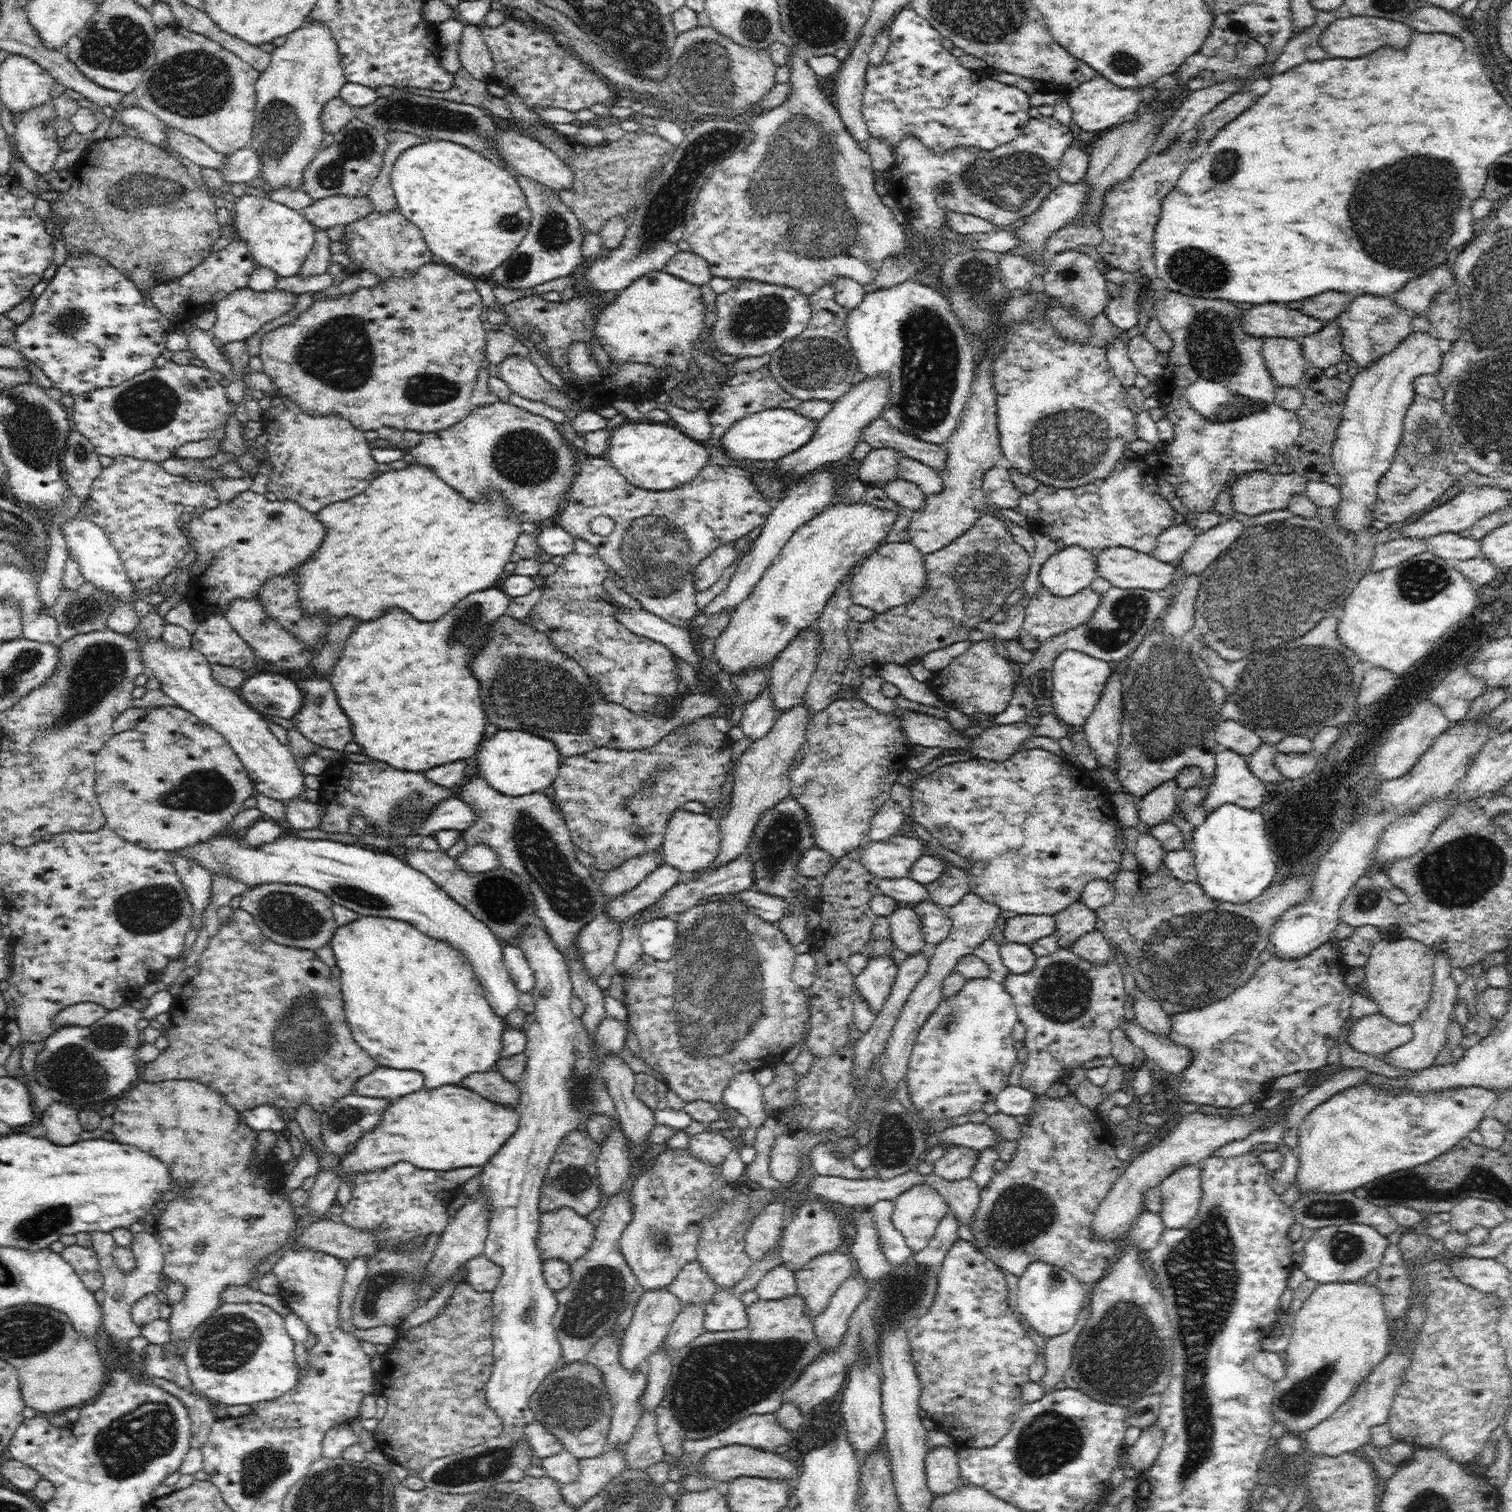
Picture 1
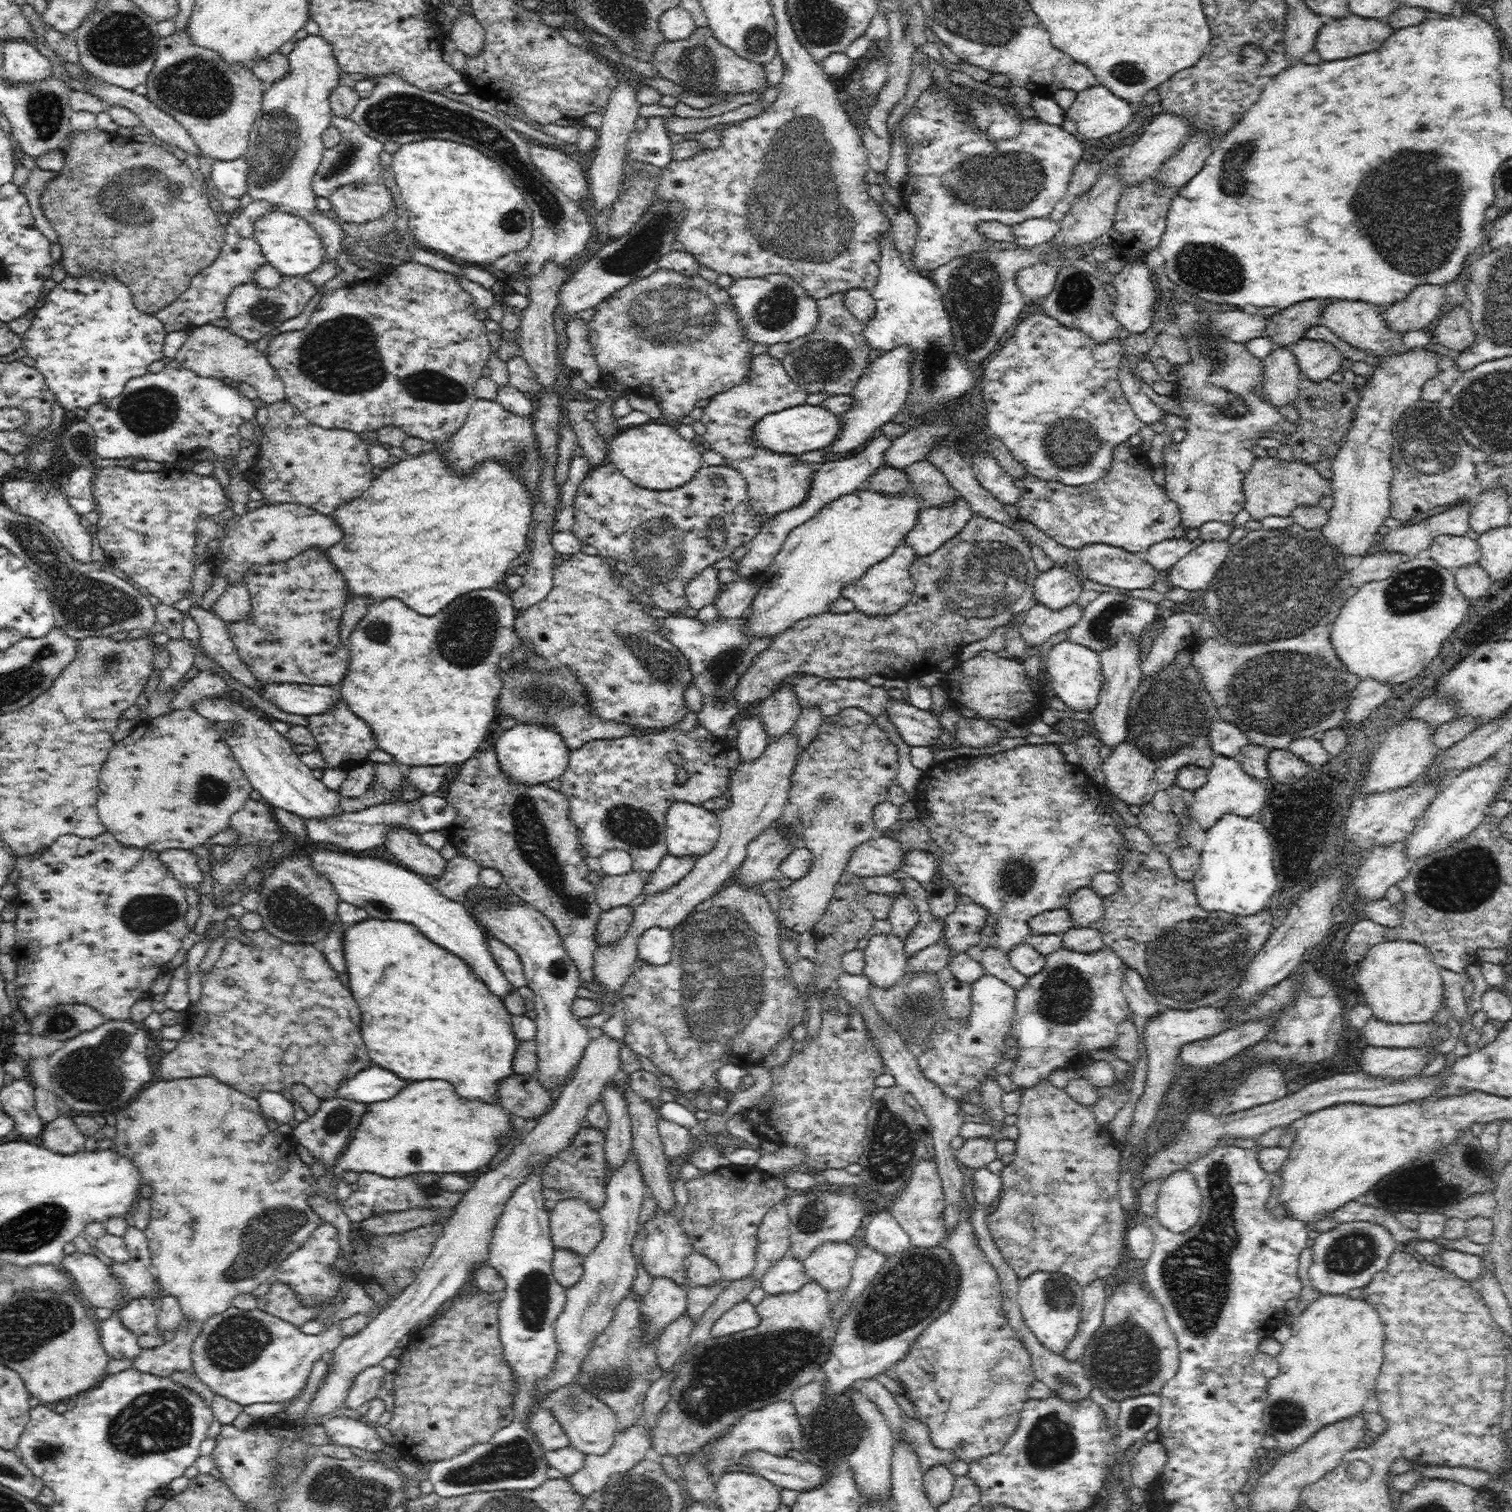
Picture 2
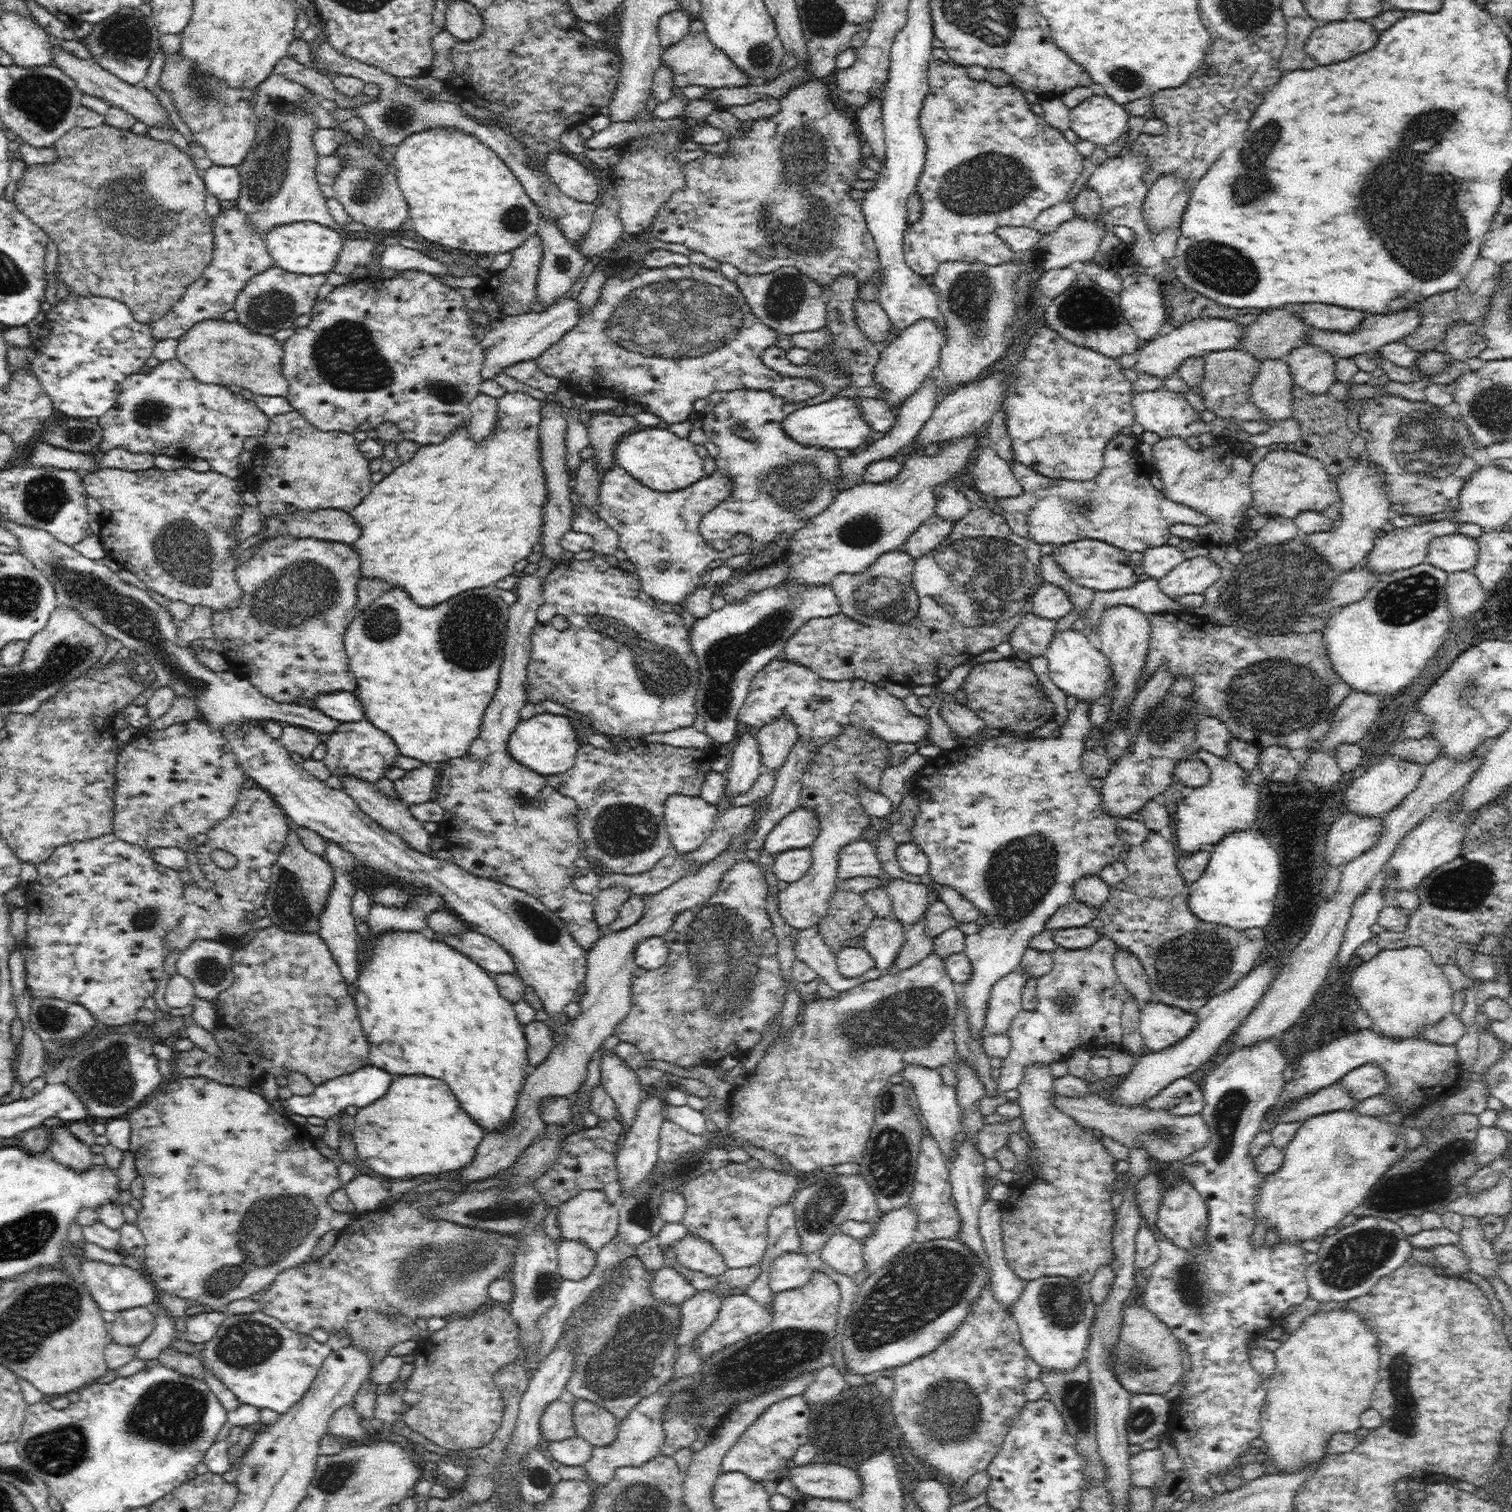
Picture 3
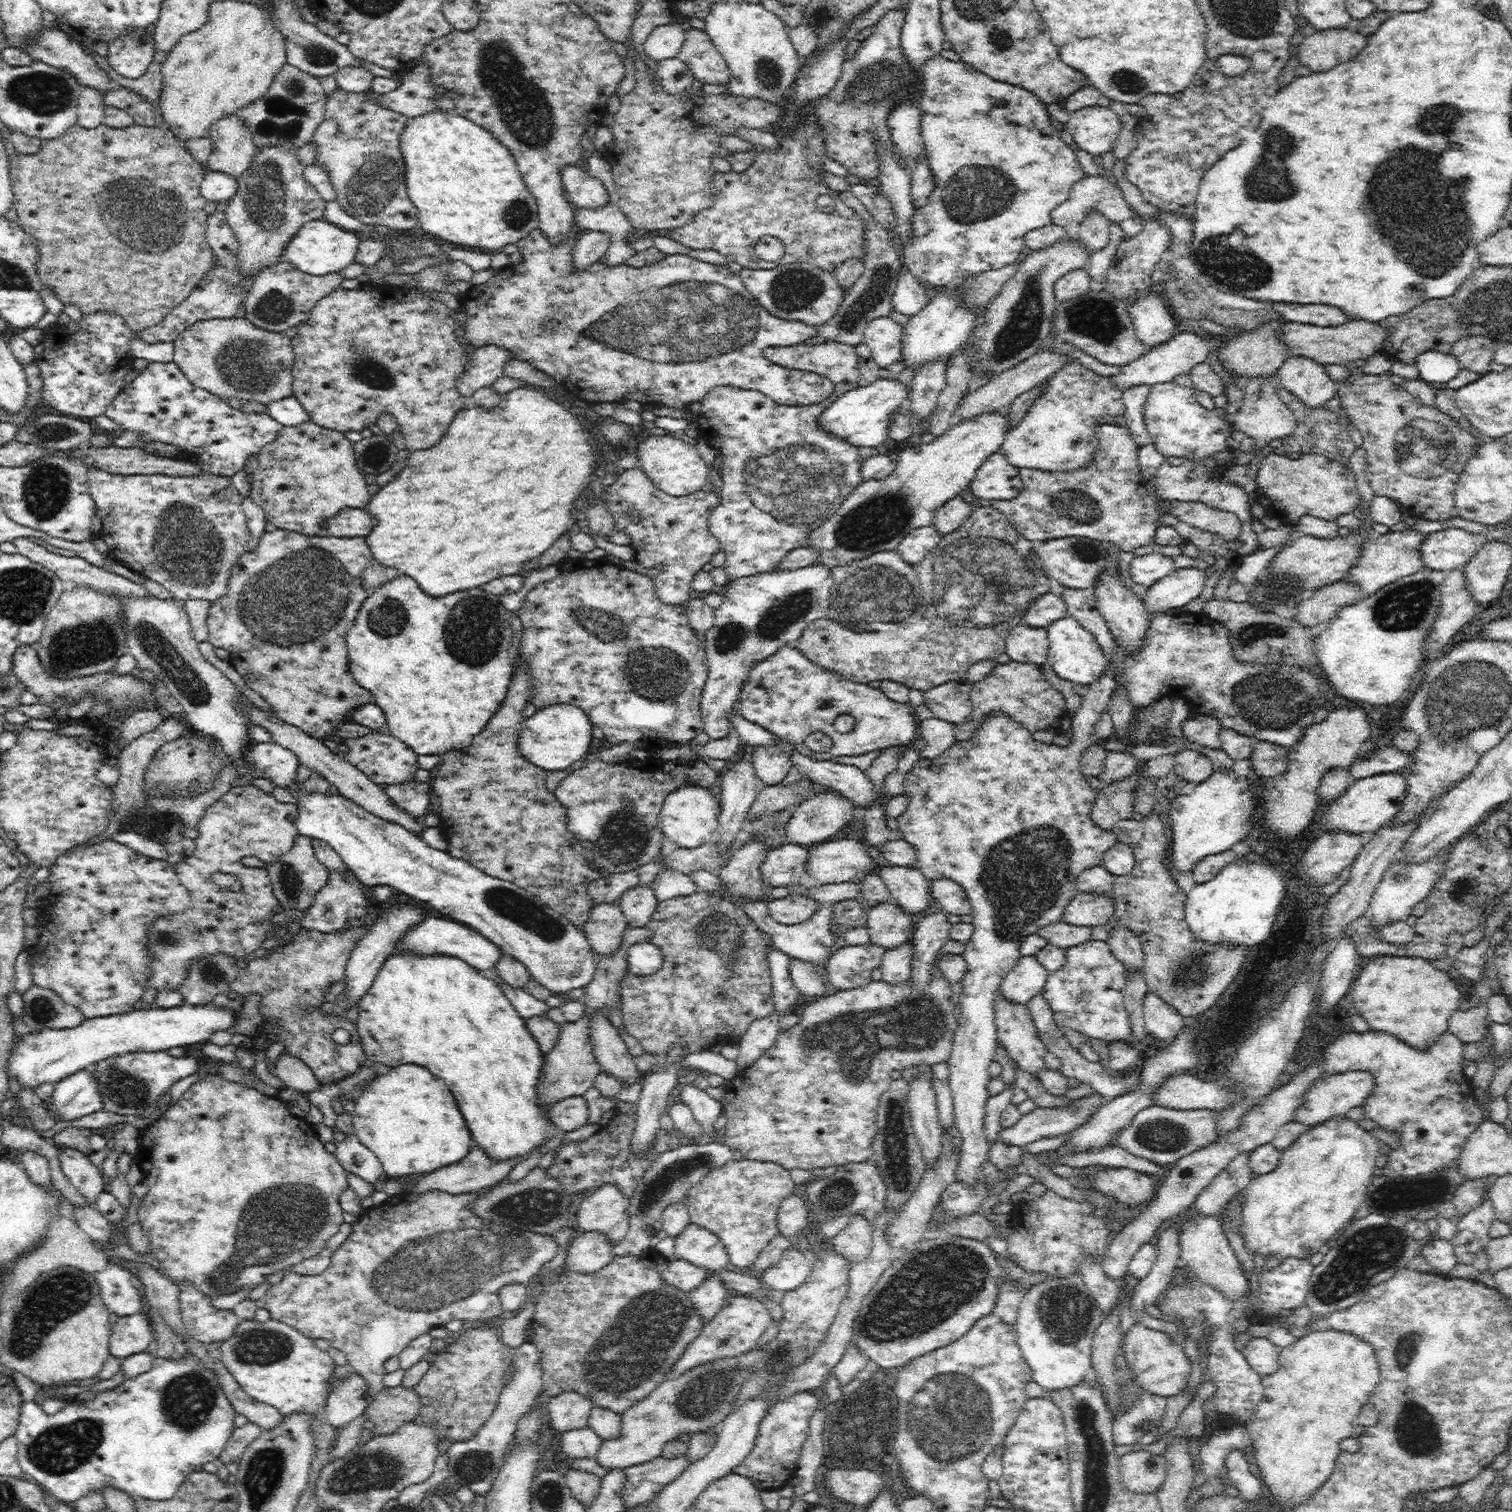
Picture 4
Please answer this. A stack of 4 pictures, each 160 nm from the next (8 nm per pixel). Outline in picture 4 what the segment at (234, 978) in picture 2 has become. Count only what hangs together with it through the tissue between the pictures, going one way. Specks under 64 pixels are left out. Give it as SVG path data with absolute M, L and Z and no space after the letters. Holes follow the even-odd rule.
M367 917L359 920L356 926L335 933L301 928L291 943L274 949L261 959L250 957L247 967L239 969L237 978L230 984L230 991L242 994L245 998L250 993L261 996L258 1010L264 1022L271 1020L281 1026L277 1041L286 1043L284 1053L308 1064L320 1083L338 1081L354 1074L366 1060L366 1054L357 1026L345 1014L334 1016L326 1009L304 1014L302 1009L320 1006L330 986L345 979L345 966L350 952L356 946L356 940L360 940L374 922L372 917ZM336 1028L348 1030L350 1041L347 1044L341 1045L332 1039Z

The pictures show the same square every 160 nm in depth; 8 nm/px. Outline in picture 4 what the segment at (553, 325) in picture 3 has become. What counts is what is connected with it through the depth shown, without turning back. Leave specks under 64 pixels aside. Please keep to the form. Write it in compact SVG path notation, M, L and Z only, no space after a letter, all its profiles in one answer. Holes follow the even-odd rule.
M488 344L477 348L469 358L464 374L458 378L458 391L462 397L472 397L478 390L498 381L504 374L506 362L514 356L499 346Z

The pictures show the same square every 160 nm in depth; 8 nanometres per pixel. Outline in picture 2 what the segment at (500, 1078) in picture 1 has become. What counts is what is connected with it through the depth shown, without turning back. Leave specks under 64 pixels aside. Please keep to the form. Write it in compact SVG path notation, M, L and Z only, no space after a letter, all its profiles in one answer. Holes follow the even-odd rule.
M516 1074L498 1082L498 1104L508 1113L513 1113L527 1120L539 1119L555 1105L548 1089L529 1074Z

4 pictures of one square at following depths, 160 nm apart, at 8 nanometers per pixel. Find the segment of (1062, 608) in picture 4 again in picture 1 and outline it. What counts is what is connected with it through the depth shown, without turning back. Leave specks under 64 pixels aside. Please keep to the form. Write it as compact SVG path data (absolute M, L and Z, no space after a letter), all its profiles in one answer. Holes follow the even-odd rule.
M1072 544L1056 551L1041 566L1039 580L1054 596L1072 596L1097 577L1095 553Z

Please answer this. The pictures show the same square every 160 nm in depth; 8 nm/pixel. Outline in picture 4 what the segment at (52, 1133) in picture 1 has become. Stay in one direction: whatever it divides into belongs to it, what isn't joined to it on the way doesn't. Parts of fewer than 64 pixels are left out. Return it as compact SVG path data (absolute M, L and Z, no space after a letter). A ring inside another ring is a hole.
M60 1147L58 1158L64 1175L94 1207L106 1183L103 1172L88 1159L88 1155L73 1148Z

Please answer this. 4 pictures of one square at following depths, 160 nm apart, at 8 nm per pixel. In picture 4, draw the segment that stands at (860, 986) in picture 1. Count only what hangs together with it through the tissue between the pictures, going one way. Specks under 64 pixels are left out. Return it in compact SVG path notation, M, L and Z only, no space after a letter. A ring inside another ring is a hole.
M892 897L868 910L866 928L870 942L886 950L911 939L915 926L916 922L911 921L911 916Z

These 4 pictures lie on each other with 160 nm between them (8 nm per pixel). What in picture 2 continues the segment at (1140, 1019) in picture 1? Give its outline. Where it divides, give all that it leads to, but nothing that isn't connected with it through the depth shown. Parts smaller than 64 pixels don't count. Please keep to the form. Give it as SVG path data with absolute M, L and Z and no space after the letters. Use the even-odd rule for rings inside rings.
M1124 967L1122 978L1122 993L1127 1000L1131 1013L1136 1013L1148 1020L1163 1009L1147 990L1145 981L1138 971Z

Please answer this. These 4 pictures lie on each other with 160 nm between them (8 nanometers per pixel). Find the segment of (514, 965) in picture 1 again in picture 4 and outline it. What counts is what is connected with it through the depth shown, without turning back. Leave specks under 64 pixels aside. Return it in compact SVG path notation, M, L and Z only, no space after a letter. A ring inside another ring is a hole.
M425 918L420 924L409 928L407 933L395 944L395 952L413 952L413 954L420 956L445 954L464 960L478 970L492 968L502 954L498 945L480 934L476 929L457 921L440 920L440 918Z

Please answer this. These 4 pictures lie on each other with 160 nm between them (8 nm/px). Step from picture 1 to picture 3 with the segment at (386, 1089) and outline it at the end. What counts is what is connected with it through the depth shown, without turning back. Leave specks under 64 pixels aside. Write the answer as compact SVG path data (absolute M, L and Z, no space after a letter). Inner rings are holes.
M370 1064L359 1068L351 1073L337 1076L332 1080L327 1080L324 1084L315 1086L313 1093L308 1096L292 1095L289 1099L280 1099L280 1103L289 1113L300 1116L317 1116L322 1119L330 1119L331 1116L338 1115L338 1112L345 1110L355 1110L372 1104L378 1097L386 1094L386 1088L390 1086L392 1076L380 1068Z

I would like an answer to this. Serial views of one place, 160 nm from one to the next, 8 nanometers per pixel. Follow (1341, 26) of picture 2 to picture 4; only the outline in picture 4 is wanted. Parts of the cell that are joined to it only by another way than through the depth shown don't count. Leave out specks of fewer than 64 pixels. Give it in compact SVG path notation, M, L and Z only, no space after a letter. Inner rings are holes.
M1350 26L1310 30L1294 51L1300 65L1307 66L1312 72L1328 72L1330 68L1358 56L1364 46L1366 36Z

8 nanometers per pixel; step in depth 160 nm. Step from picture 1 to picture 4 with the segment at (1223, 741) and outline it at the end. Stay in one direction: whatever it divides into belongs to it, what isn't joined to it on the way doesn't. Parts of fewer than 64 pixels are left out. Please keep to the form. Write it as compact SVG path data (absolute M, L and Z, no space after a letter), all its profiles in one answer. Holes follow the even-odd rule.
M1196 714L1182 723L1181 732L1184 740L1211 749L1220 749L1219 734L1222 727L1221 722L1215 716Z

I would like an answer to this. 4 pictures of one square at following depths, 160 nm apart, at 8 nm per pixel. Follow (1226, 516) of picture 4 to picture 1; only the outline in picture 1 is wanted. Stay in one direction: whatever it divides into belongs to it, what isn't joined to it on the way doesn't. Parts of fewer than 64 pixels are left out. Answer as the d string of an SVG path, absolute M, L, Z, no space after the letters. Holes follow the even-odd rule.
M1132 450L1123 452L1114 470L1103 479L1095 480L1076 488L1056 488L1042 483L1031 493L1021 493L1016 511L1024 515L1032 531L1038 531L1054 540L1059 550L1077 544L1095 554L1108 547L1123 546L1136 551L1153 553L1157 547L1158 536L1174 525L1176 513L1172 506L1158 493L1157 477L1152 467L1144 461L1144 455Z

